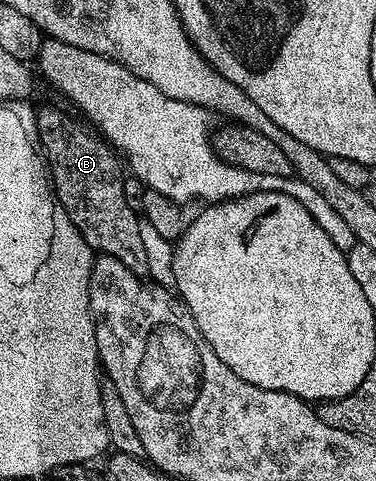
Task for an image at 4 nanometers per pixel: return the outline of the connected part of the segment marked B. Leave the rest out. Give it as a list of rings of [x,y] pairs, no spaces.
[[[53,105],[38,108],[36,115],[39,148],[45,154],[53,189],[79,235],[83,235],[94,254],[119,259],[132,273],[147,274],[146,252],[139,236],[141,221],[138,214],[127,207],[123,195],[123,165],[118,154],[92,128],[84,129],[71,114]]]

